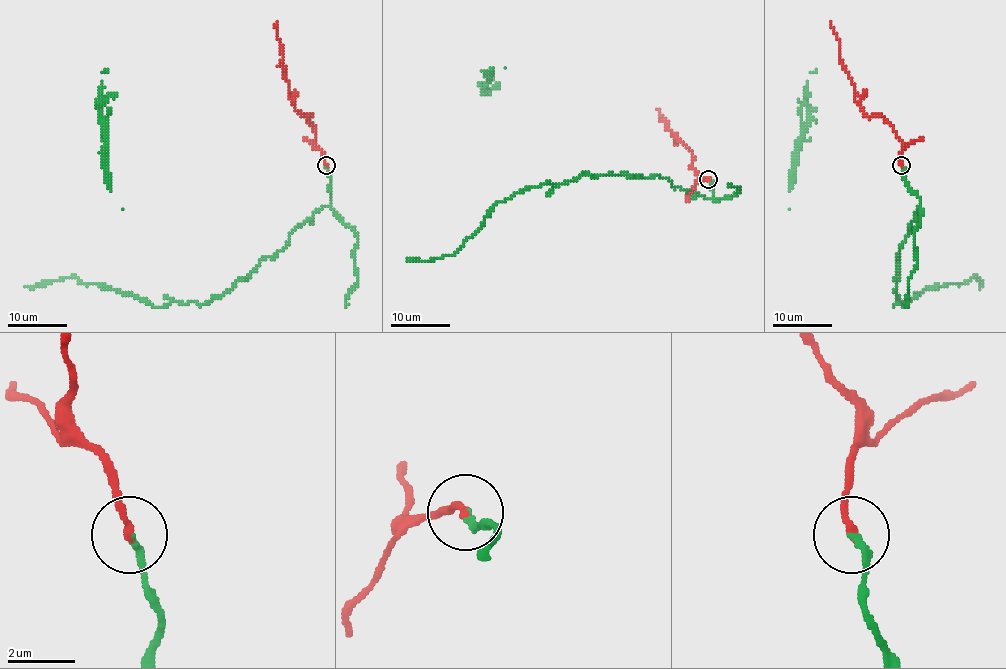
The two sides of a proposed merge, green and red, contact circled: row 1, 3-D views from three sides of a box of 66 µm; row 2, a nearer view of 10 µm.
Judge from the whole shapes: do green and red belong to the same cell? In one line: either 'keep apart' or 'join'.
join

